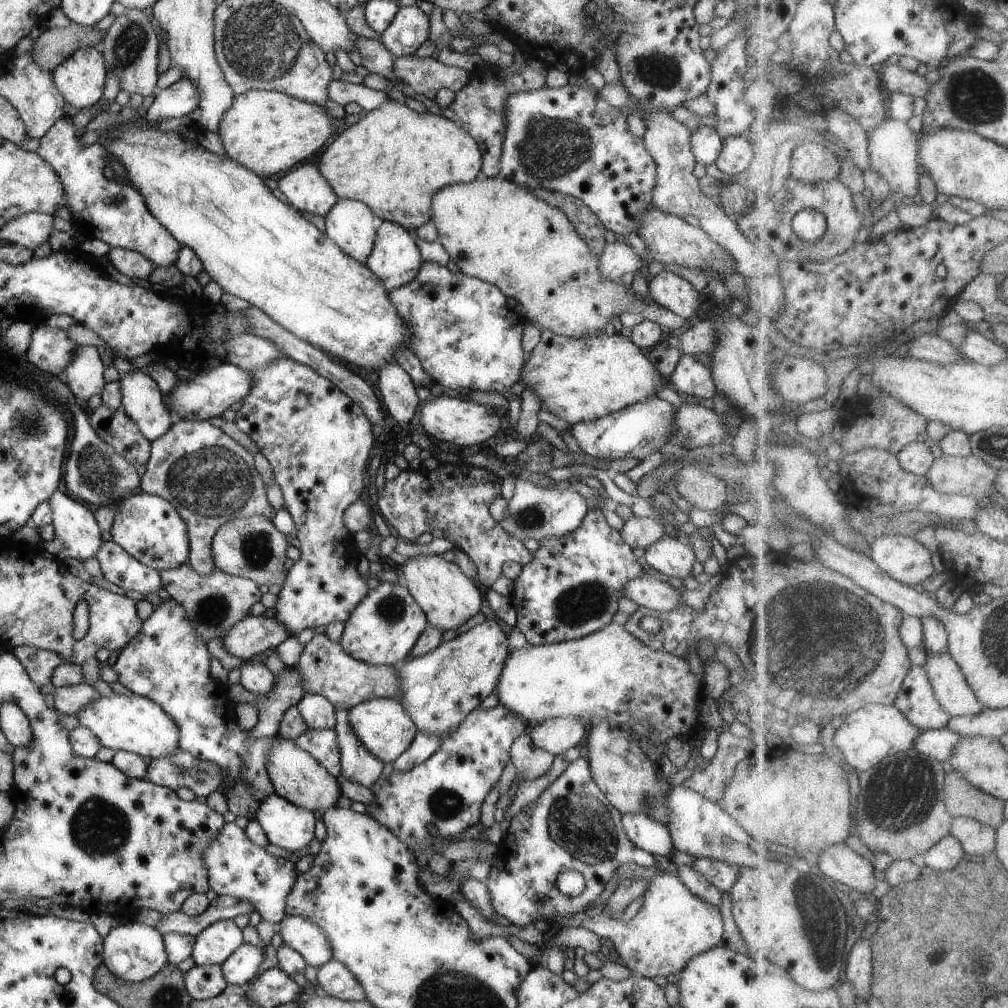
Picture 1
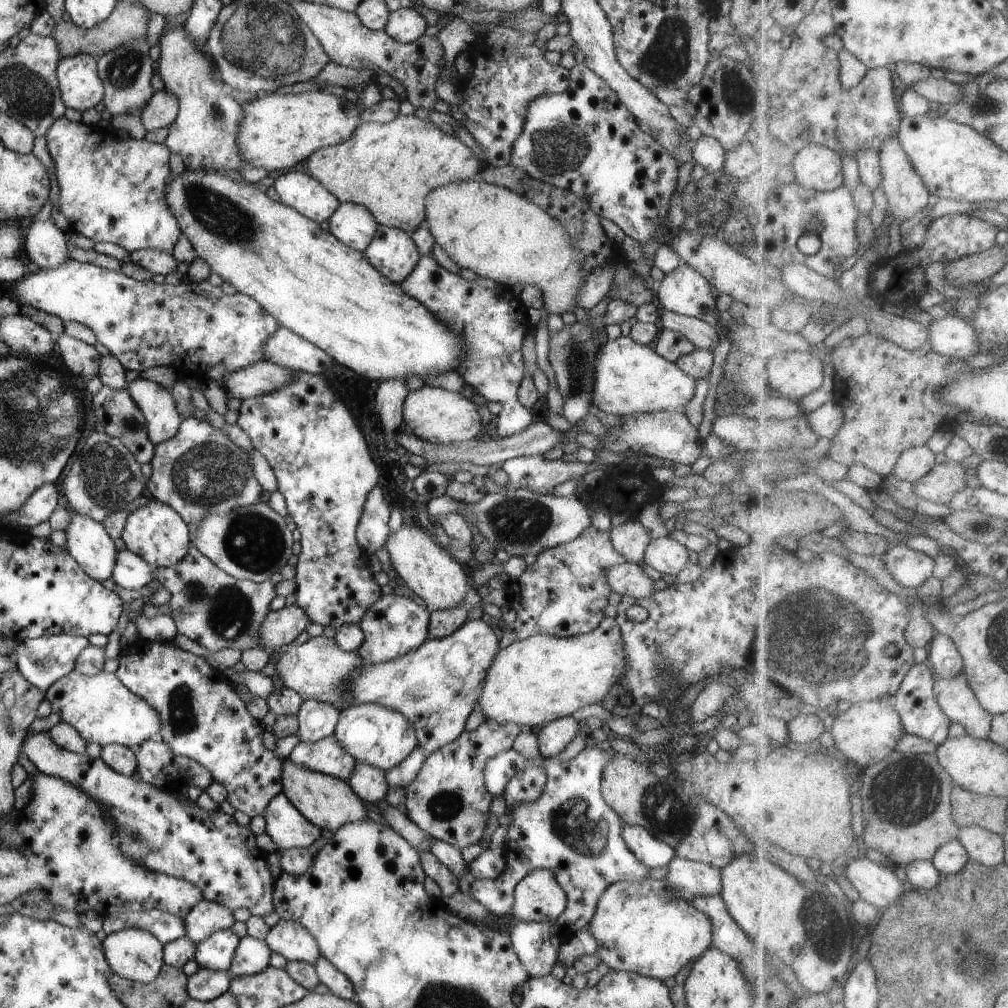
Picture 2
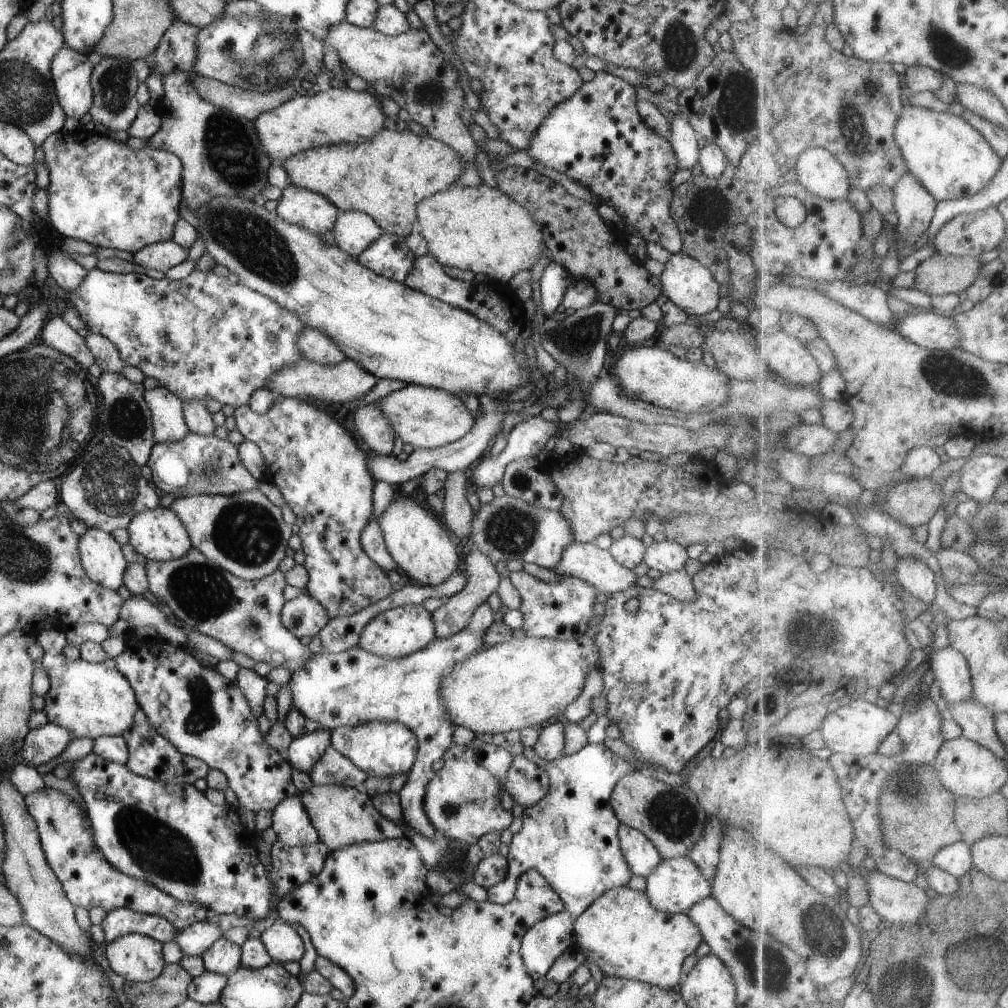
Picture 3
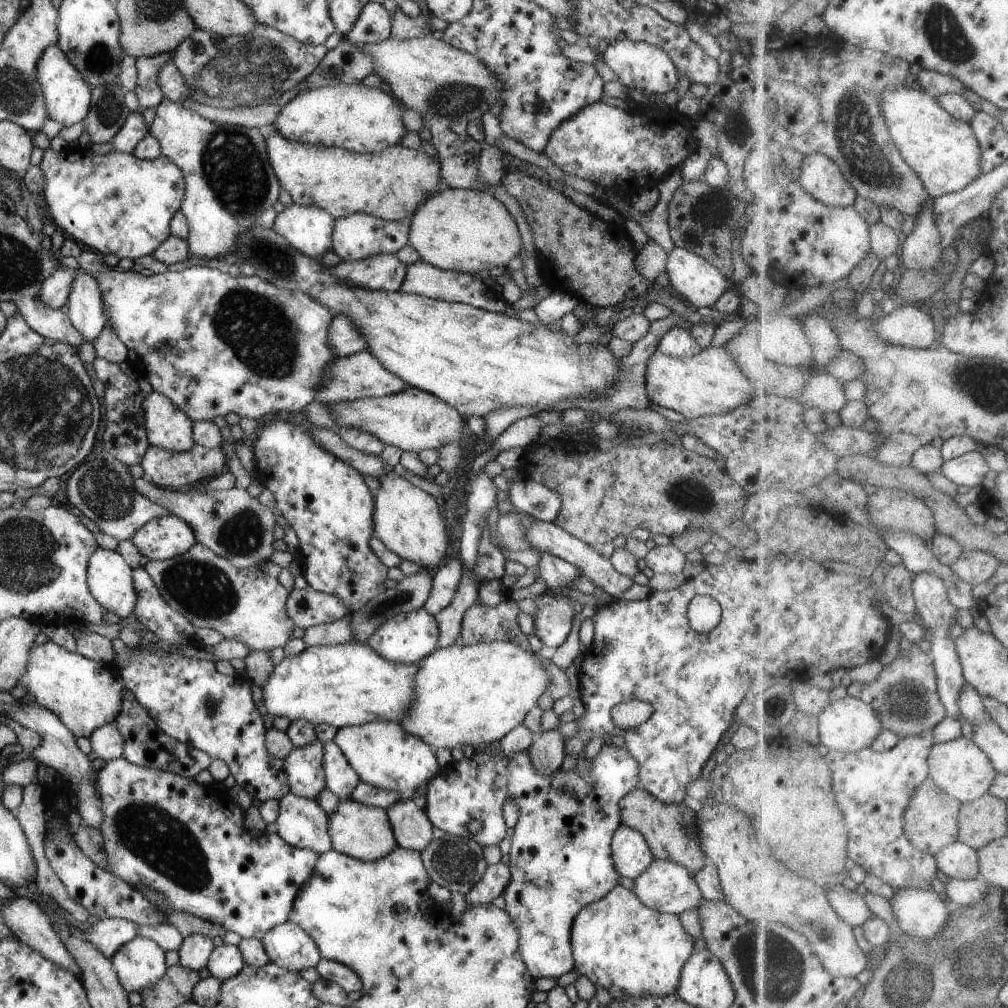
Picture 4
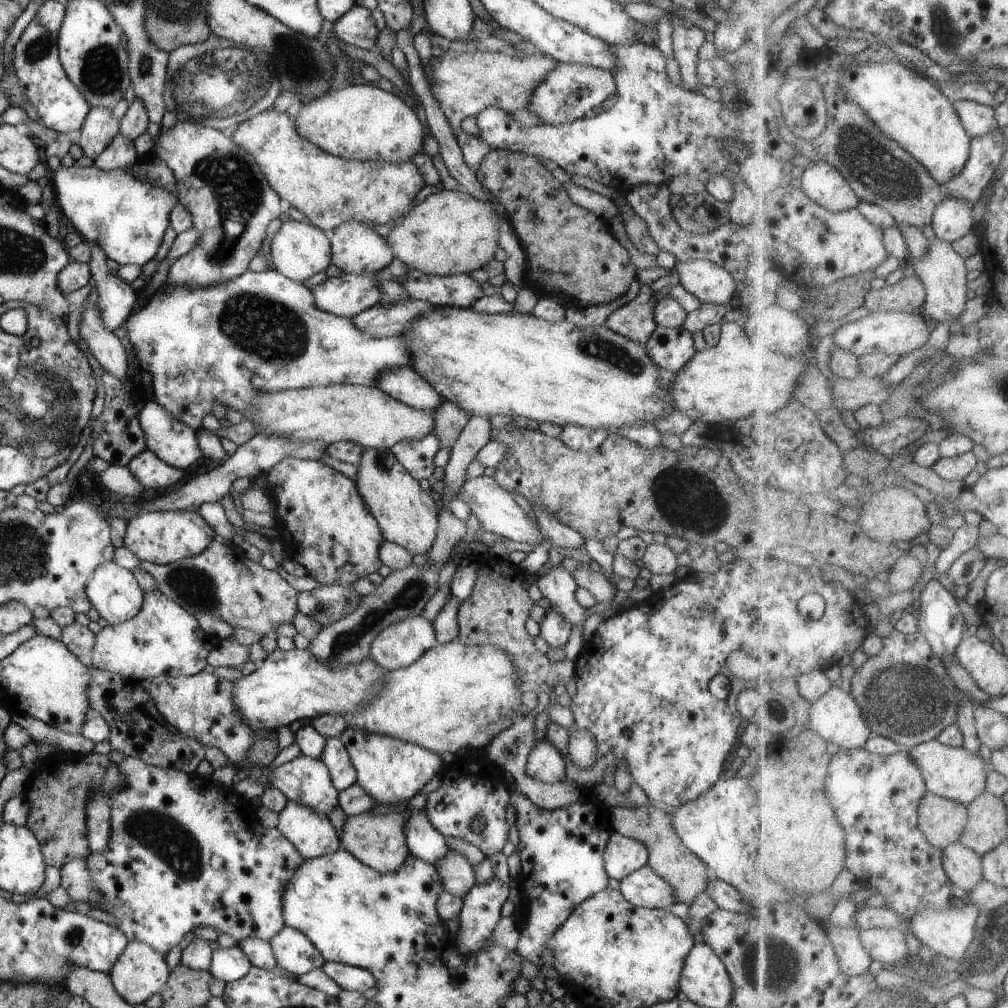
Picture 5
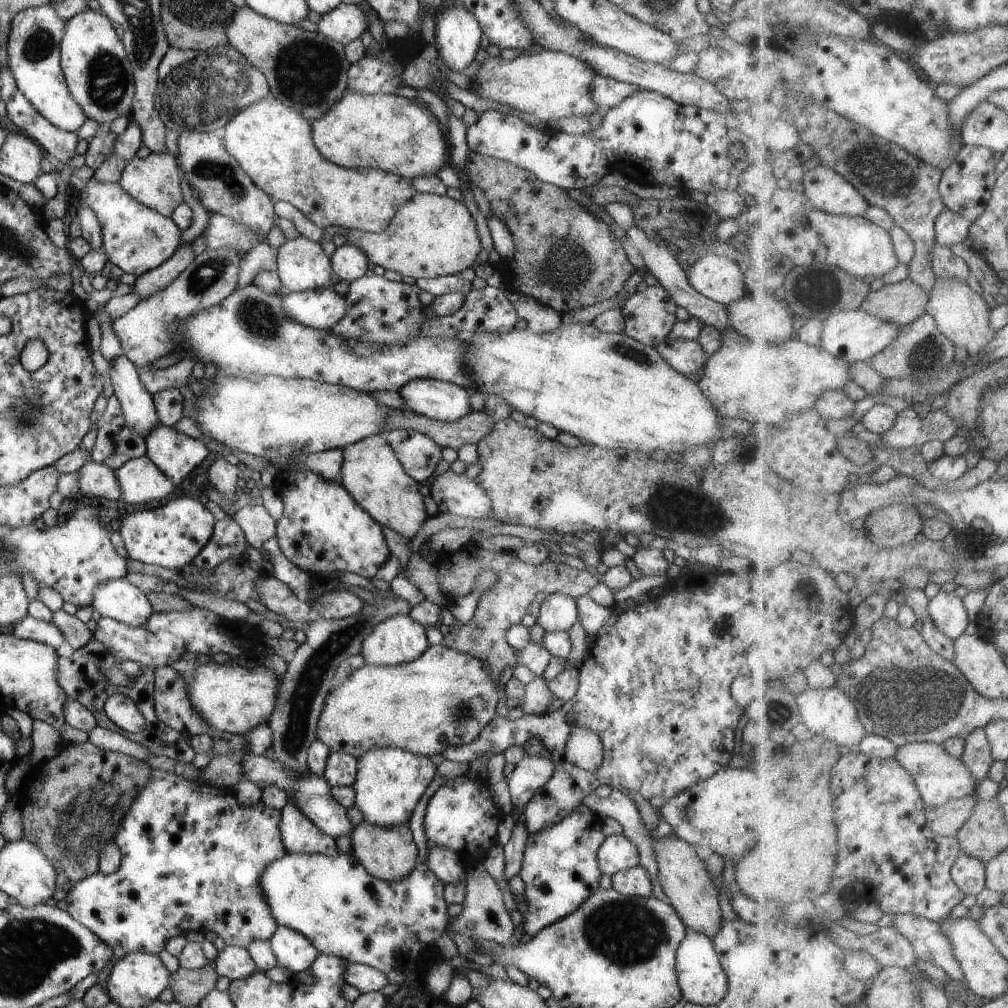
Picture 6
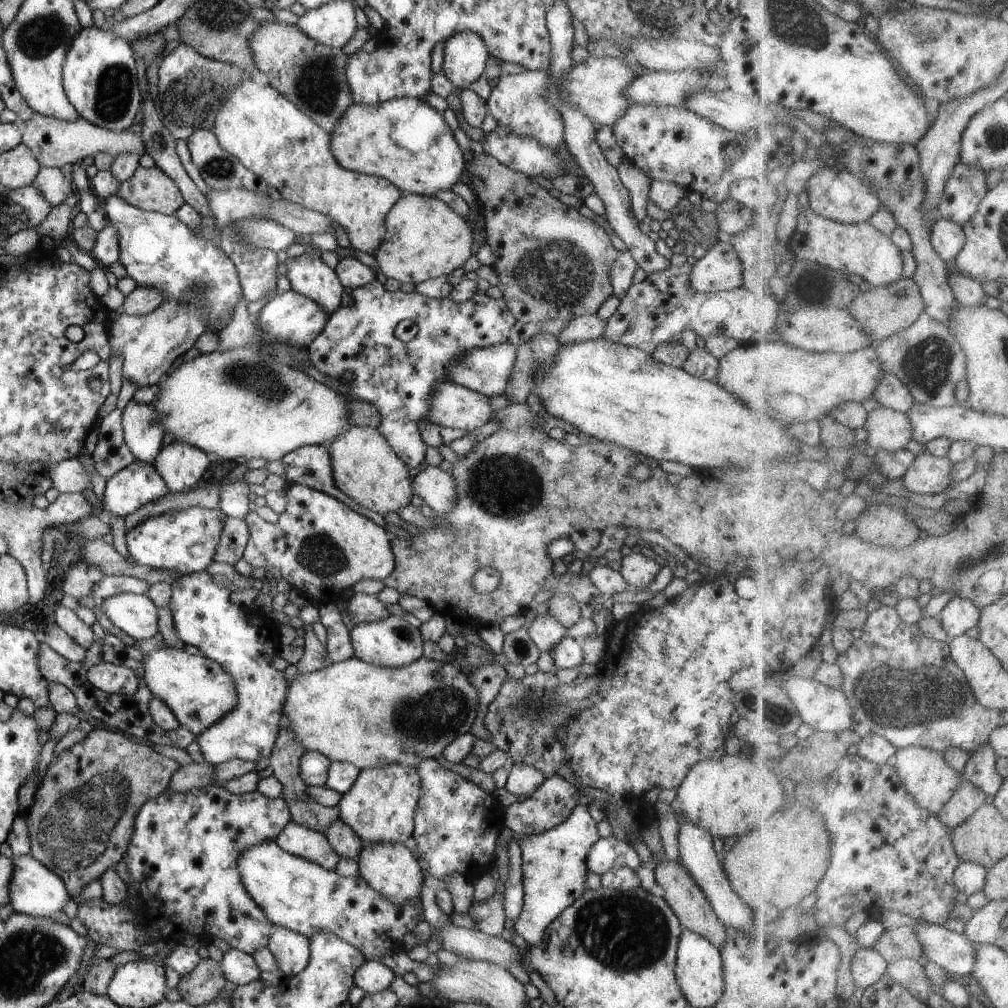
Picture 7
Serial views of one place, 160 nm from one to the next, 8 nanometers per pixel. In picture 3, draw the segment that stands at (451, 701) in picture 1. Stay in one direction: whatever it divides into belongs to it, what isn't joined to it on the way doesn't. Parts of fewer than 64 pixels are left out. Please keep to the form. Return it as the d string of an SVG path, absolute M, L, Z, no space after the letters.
M487 602L482 603L456 634L447 639L434 639L422 650L413 652L400 658L382 658L361 648L354 648L342 651L341 653L331 653L323 650L322 654L315 654L303 667L291 673L288 682L292 689L291 706L298 709L307 720L316 721L322 727L334 730L335 728L355 725L373 720L396 721L409 728L419 742L419 750L416 755L416 762L412 765L406 784L398 793L402 807L404 824L410 826L419 835L428 840L435 838L436 830L430 824L428 817L424 814L424 794L426 786L435 772L432 771L432 764L443 758L444 753L453 745L453 722L447 717L441 697L441 684L443 678L453 671L455 667L461 665L466 659L477 655L483 651L487 644L485 638L488 629L494 623L494 612L489 608Z

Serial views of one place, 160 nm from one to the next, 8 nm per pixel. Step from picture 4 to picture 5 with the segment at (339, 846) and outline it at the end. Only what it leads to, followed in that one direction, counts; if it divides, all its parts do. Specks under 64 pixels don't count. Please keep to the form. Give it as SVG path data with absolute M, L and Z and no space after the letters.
M422 794L413 796L408 802L407 809L400 813L378 815L365 812L352 815L346 819L339 835L340 846L354 855L363 865L369 866L381 873L389 873L398 870L404 861L410 856L406 844L404 829L405 818L414 811L425 808L426 797Z

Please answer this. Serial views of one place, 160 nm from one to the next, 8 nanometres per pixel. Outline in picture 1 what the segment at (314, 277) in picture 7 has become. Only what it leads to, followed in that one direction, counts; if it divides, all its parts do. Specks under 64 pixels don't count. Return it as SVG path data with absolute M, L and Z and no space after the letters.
M300 163L286 175L279 176L277 182L290 205L301 213L312 212L325 217L340 199L319 168L311 163Z

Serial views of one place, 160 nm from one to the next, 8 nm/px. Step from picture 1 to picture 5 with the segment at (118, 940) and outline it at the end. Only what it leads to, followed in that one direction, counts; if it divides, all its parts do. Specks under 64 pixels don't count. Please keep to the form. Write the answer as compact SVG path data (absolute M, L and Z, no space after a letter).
M130 941L108 972L116 992L133 1007L145 1003L159 992L166 984L169 974L170 968L165 961L165 955L140 941Z

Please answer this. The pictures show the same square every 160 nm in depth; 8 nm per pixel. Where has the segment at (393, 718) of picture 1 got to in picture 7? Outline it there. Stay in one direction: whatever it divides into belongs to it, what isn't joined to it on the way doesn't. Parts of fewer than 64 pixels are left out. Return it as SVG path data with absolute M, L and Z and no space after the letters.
M390 763L365 768L337 804L339 817L362 839L364 847L384 841L407 843L413 834L413 818L420 795L421 778L417 767Z

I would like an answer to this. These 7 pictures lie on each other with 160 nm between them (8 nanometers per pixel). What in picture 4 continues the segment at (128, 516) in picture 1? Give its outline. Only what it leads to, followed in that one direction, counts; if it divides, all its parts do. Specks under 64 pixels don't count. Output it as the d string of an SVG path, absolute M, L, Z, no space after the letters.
M176 515L150 519L131 536L145 561L165 561L181 557L197 544L197 538L190 525Z

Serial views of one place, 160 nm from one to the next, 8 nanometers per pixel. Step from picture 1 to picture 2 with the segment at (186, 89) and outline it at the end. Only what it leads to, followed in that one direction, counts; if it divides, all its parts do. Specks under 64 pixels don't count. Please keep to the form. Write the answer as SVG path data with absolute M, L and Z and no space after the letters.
M164 88L155 92L147 102L141 122L146 131L168 128L178 111L179 98L168 88Z

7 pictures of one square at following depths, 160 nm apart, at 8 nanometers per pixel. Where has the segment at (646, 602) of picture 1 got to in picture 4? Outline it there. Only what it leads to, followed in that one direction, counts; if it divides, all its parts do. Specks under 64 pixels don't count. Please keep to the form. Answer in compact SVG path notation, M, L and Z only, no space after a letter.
M533 520L533 525L527 532L528 540L533 544L533 548L538 551L548 551L550 554L568 561L572 566L575 566L579 571L579 576L588 578L590 582L594 583L600 591L605 591L612 598L619 598L623 592L629 589L634 584L632 577L619 573L610 562L599 550L583 540L568 534L553 522L544 522L540 520Z

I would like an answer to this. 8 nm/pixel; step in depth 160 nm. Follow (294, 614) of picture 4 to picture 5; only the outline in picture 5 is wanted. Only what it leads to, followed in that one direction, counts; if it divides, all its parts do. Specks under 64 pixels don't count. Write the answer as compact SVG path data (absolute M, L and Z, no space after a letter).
M320 585L311 591L299 592L296 597L299 612L316 618L324 627L348 616L360 599L353 588L342 585Z

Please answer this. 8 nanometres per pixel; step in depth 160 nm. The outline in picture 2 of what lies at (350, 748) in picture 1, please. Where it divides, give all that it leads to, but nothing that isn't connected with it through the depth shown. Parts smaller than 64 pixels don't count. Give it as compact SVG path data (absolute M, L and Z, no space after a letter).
M356 760L354 772L347 778L347 783L358 798L373 804L385 799L389 786L382 769Z

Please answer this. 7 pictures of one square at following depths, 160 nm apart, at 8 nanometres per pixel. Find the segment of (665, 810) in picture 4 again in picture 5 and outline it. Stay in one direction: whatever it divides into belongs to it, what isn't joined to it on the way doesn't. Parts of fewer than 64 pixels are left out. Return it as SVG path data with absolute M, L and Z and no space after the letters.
M649 803L636 808L609 808L609 811L613 831L644 844L649 853L647 865L666 882L670 882L677 903L692 906L692 902L696 902L700 894L706 892L711 877L708 866L684 846L674 830L670 814L658 810Z

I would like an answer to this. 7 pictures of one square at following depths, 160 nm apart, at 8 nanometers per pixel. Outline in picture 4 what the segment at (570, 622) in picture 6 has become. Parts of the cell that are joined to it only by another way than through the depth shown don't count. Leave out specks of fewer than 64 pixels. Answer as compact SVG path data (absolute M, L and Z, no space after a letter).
M548 551L539 554L538 568L540 576L546 582L546 592L554 592L556 588L567 586L580 574L575 566Z

